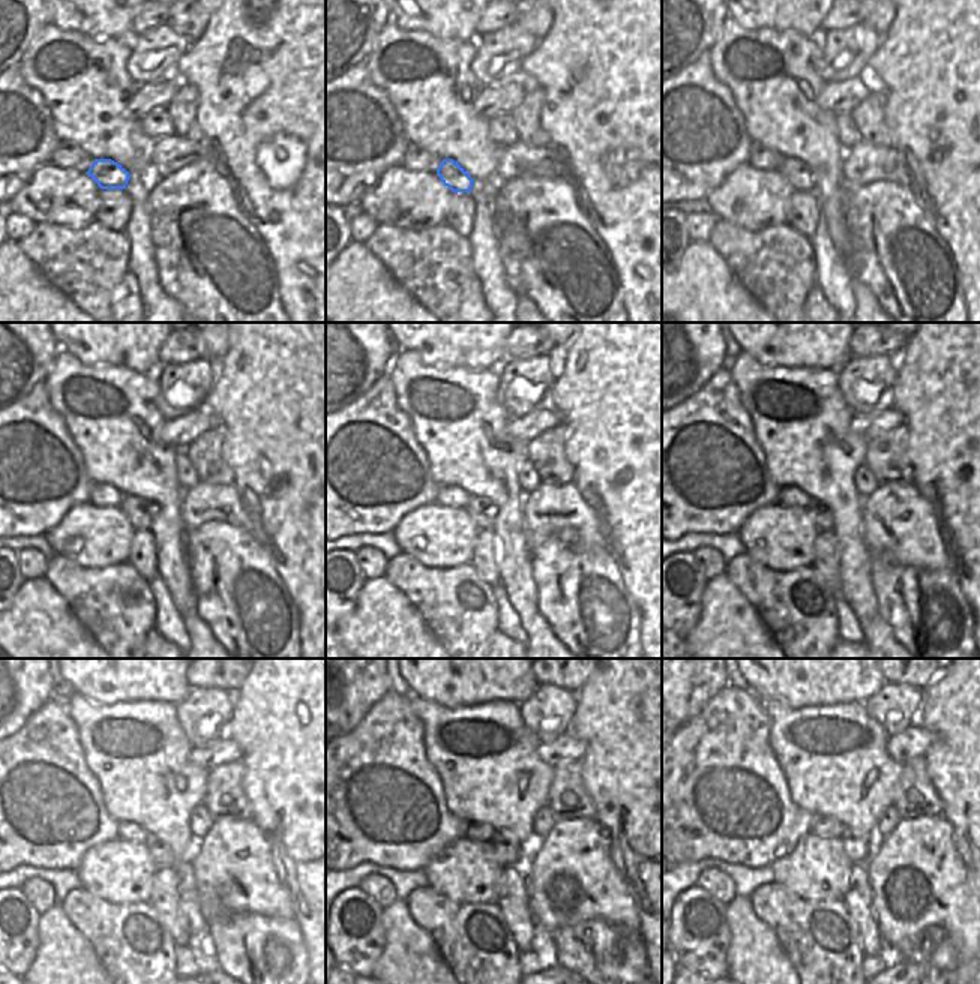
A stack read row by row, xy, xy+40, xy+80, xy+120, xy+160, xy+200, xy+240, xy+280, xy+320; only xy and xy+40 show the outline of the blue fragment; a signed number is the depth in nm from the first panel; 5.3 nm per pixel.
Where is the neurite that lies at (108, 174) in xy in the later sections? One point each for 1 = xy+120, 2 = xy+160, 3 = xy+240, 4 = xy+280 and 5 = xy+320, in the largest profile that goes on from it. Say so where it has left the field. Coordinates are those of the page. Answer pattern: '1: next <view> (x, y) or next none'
1: next xy+120 (140, 512)
2: next xy+160 (483, 513)
3: next xy+240 (161, 854)
4: next xy+280 (506, 855)
5: next xy+320 (859, 849)

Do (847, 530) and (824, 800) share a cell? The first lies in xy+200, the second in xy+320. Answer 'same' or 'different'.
same

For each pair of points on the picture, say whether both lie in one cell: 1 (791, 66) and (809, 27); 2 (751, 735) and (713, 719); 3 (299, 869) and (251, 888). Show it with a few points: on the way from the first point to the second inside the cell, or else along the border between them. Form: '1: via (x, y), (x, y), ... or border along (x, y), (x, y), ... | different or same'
1: border along (770, 29), (794, 29), (817, 39) | different
2: via (742, 735), (730, 735), (722, 728) | same
3: border along (269, 843), (276, 873), (291, 899), (293, 909) | different

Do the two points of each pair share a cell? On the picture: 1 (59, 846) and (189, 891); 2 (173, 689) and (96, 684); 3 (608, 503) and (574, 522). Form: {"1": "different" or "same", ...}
{"1": "different", "2": "same", "3": "different"}

